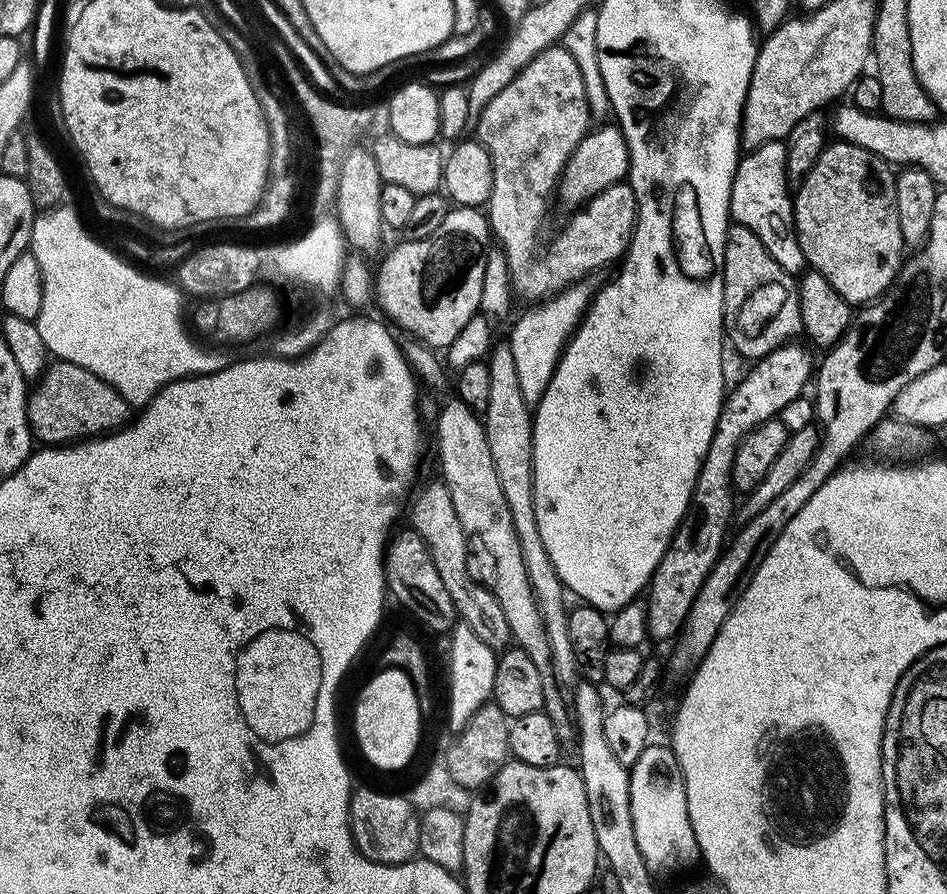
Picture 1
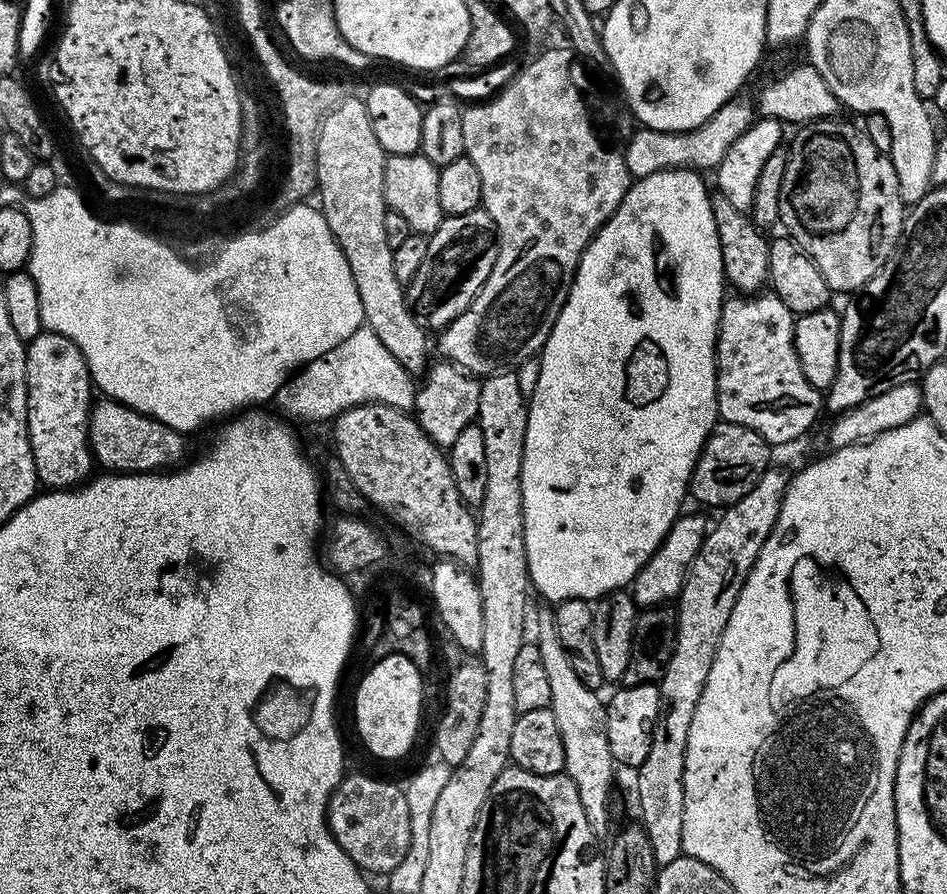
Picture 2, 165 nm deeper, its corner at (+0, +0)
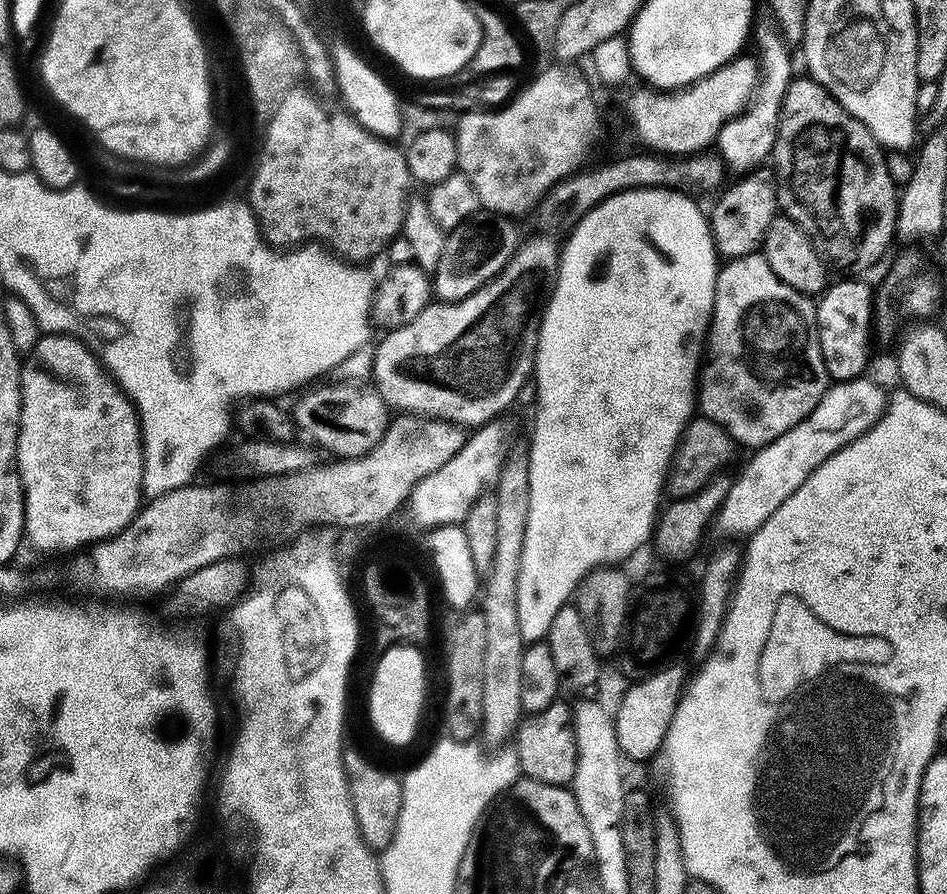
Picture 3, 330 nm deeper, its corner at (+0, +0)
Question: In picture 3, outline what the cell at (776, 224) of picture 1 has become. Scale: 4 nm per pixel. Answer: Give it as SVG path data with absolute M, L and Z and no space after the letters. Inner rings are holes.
M757 23L754 28L754 44L756 40L757 48L755 51L758 53L761 75L756 95L740 115L726 122L726 126L722 126L715 143L725 169L729 173L736 172L732 174L751 172L753 168L761 167L771 157L780 121L780 104L784 101L786 90L794 79L792 56L788 53L790 45L775 23L767 23Z

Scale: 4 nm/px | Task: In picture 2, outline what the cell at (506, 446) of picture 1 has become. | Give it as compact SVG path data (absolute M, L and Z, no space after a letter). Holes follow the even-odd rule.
M551 611L537 614L534 642L538 650L542 650L542 667L550 682L551 710L558 722L558 734L562 734L562 746L566 746L564 772L578 790L582 810L586 810L586 822L590 822L590 830L594 830L597 837L607 837L608 799L612 796L612 768L614 769L610 742L606 738L608 709L605 701L596 697L599 696L597 689L586 687L582 678L574 674L574 666L570 666L570 658L558 638L556 621Z

